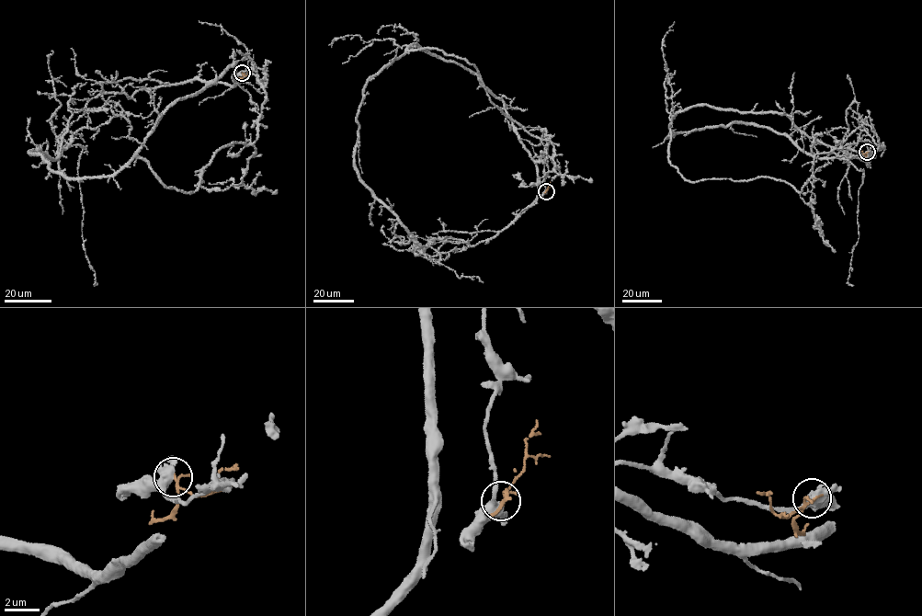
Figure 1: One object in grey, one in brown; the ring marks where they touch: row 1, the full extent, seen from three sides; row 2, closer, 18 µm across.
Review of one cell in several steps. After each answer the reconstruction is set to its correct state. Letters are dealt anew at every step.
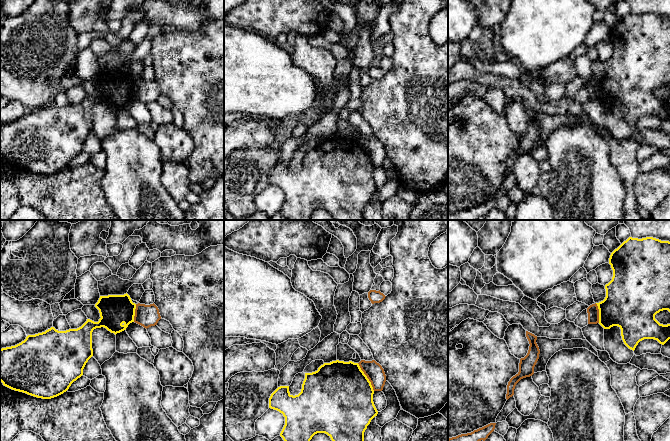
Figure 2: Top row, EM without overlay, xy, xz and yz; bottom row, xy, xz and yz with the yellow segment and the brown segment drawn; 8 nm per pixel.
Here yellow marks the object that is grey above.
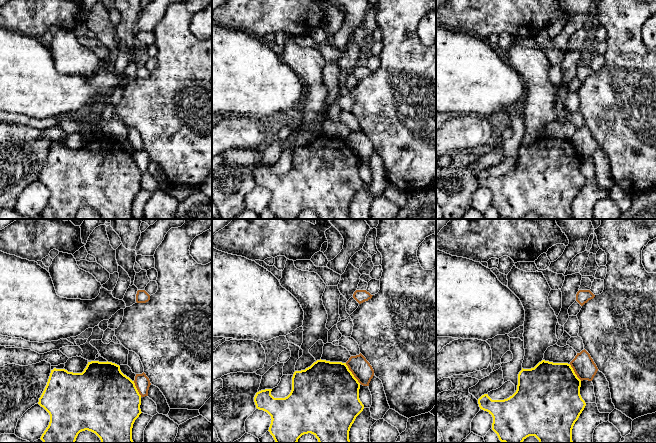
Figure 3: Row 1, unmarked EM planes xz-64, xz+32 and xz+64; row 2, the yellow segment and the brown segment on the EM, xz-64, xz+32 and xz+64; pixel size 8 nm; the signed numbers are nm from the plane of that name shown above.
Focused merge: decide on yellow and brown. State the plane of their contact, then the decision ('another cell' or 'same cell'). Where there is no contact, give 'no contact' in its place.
xz | another cell

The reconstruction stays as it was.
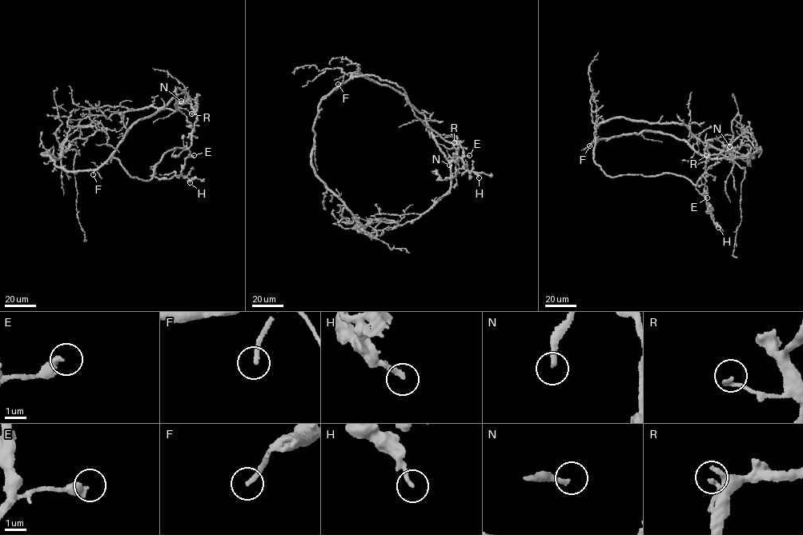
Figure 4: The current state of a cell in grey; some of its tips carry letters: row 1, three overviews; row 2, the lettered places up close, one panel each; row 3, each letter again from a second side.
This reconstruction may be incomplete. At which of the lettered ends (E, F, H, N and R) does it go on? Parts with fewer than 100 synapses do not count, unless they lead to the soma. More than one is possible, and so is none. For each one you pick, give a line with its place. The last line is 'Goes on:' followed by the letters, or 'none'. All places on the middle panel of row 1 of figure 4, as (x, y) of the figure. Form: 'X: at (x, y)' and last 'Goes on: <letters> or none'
F: at (338, 84)
Goes on: F

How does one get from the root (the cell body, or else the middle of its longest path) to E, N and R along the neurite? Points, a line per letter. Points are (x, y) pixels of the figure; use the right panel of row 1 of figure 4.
E: (597, 141), (592, 142), (595, 136), (594, 161), (608, 176), (654, 177), (667, 173), (683, 176), (707, 197)
N: (597, 141), (592, 142), (595, 136), (594, 161), (608, 176), (667, 173), (695, 185), (708, 156), (729, 146)
R: (597, 141), (592, 142), (595, 136), (594, 161), (613, 177), (667, 173), (695, 185), (704, 173), (706, 155)

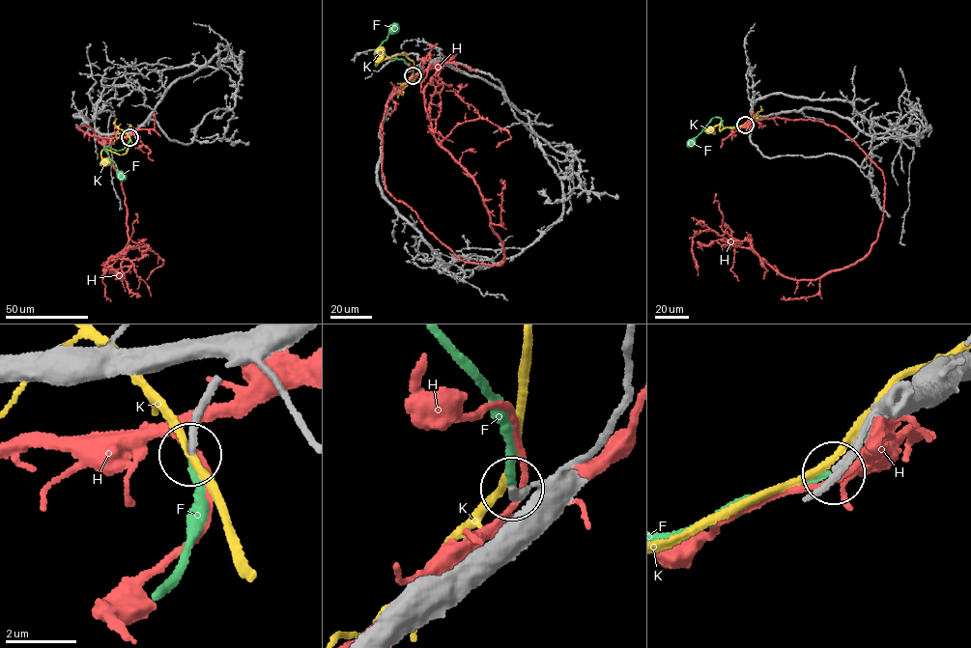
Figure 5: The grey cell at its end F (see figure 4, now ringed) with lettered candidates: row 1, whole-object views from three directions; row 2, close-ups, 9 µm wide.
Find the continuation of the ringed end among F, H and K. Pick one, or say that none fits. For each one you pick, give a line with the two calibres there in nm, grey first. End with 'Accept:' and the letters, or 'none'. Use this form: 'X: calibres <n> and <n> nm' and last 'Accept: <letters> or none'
F: calibres 200 and 180 nm
Accept: F

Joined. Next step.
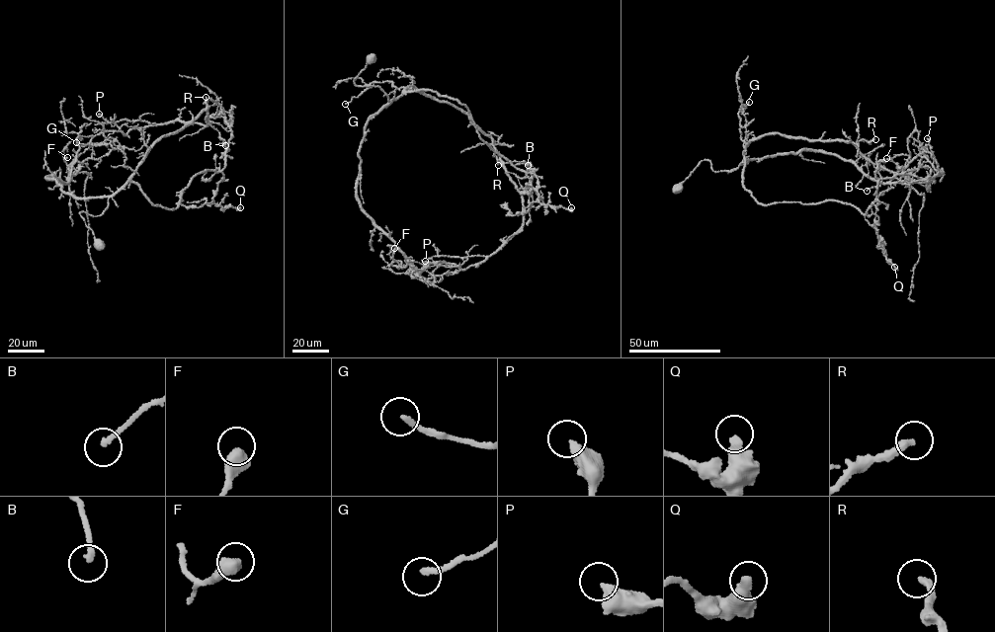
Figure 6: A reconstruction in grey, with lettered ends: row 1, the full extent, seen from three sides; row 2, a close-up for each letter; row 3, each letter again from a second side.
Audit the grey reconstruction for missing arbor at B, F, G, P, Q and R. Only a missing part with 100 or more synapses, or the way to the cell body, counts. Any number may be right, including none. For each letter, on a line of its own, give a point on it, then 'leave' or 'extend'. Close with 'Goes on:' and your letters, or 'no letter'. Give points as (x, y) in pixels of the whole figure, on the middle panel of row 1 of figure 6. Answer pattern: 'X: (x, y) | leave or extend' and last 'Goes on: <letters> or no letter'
B: (528, 165) | leave
F: (394, 248) | leave
G: (345, 104) | leave
P: (425, 261) | leave
Q: (571, 207) | leave
R: (498, 165) | leave
Goes on: no letter

